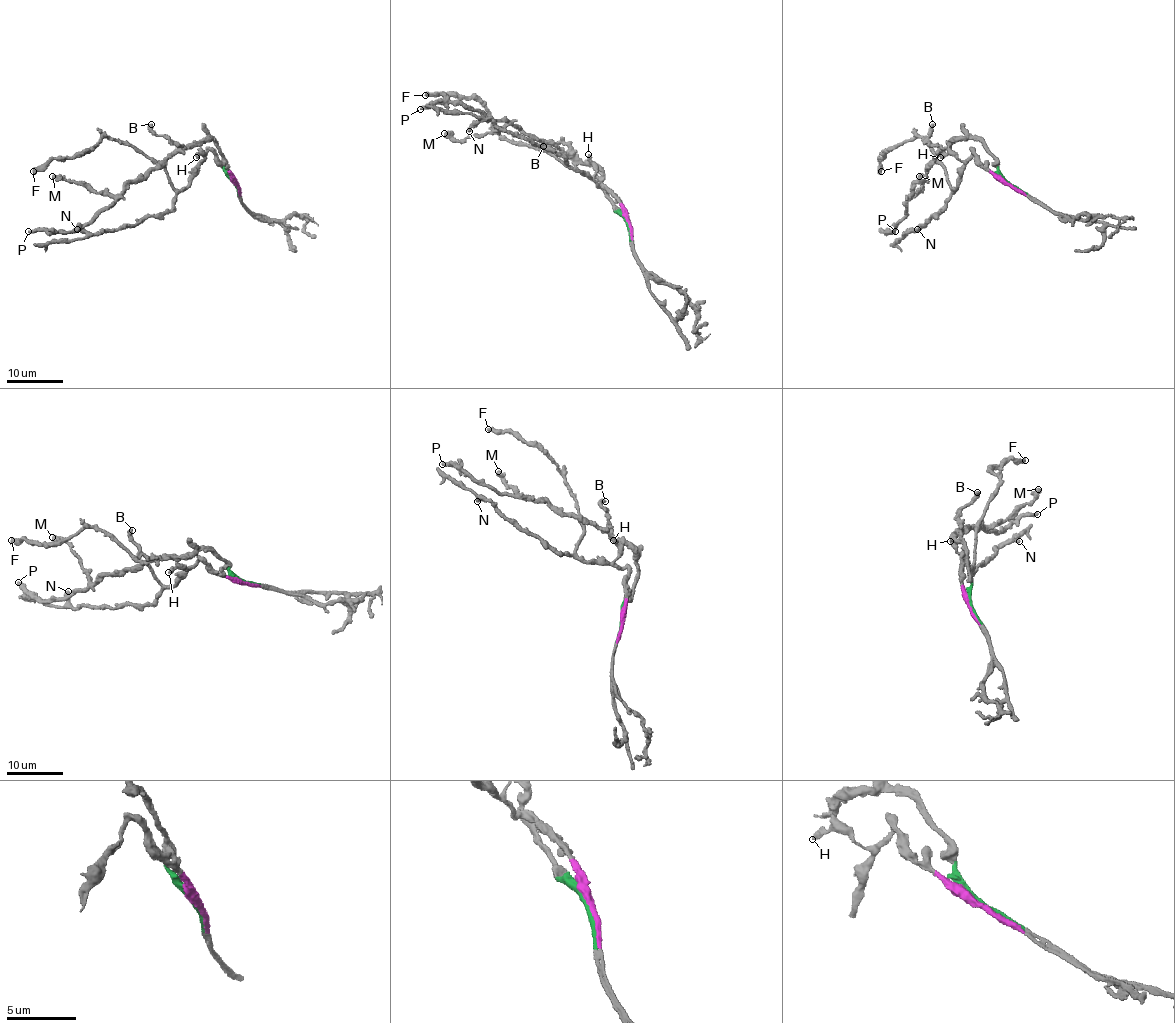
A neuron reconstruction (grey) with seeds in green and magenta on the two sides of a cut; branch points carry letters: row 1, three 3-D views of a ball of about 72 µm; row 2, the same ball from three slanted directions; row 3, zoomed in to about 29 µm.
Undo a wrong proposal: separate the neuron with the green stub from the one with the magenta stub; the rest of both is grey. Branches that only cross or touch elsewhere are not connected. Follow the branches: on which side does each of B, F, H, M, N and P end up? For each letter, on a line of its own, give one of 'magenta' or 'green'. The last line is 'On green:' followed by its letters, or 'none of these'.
B: green
F: magenta
H: magenta
M: green
N: magenta
P: green
On green: B, M, P

